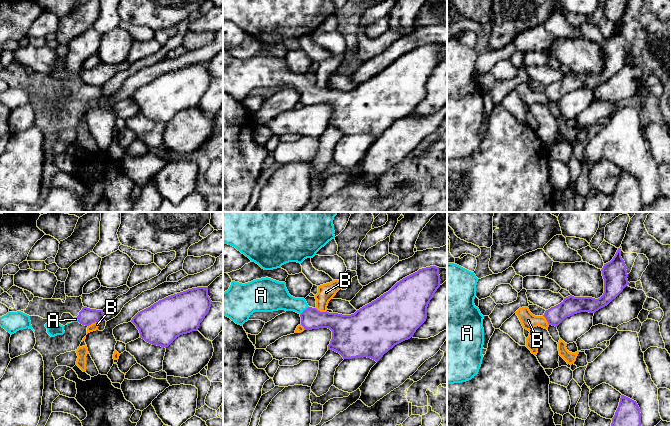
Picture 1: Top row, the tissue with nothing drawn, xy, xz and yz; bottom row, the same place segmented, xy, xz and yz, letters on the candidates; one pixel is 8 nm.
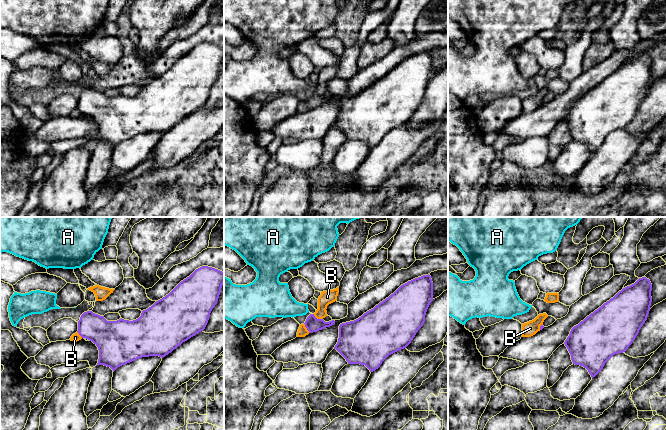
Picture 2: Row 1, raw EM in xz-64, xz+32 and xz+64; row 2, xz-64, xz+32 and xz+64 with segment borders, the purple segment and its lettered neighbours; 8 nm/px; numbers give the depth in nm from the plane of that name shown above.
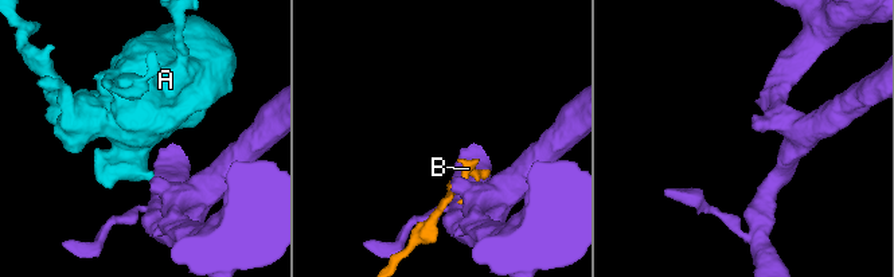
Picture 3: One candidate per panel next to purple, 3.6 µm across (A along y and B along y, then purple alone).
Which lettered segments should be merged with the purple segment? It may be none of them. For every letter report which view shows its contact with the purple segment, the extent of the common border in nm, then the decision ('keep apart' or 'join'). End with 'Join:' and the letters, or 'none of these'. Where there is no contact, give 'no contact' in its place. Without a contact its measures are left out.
A: contact in xz; length 100 nm; join
B: contact in xy; length 110 nm; keep apart
Join: A

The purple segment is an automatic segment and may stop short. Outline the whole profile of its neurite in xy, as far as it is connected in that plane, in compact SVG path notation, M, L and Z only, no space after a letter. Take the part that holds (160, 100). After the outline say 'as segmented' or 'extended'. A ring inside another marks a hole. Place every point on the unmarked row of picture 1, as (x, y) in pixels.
M208 63L192 64L159 76L138 88L131 98L139 106L140 114L152 121L166 124L180 111L197 107L209 88L211 80Z; as segmented

